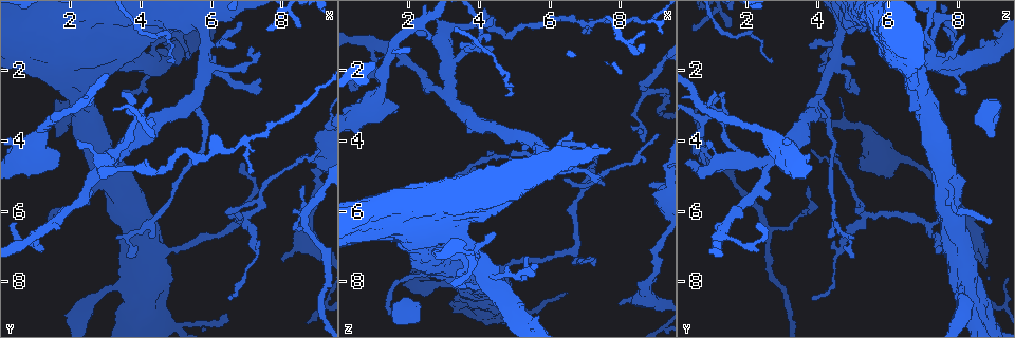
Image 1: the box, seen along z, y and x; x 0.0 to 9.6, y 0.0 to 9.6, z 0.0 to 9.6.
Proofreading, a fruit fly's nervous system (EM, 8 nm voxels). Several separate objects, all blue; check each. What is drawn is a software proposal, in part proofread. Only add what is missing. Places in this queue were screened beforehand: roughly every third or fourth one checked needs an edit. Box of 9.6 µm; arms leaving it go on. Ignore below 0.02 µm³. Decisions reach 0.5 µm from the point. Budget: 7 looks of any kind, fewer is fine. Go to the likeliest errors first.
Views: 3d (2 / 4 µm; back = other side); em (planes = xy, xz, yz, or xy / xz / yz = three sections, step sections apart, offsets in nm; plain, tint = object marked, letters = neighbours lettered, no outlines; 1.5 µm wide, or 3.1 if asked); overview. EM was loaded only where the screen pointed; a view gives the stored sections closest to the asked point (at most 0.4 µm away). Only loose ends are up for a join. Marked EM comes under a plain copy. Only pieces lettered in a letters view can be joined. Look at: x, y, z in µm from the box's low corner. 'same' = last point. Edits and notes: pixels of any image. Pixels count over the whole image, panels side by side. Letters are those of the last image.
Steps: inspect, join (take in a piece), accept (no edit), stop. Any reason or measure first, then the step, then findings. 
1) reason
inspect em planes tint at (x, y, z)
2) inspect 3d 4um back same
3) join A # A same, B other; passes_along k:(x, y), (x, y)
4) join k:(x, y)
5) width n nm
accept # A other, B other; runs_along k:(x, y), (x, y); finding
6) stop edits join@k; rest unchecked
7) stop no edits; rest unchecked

stops while still wide
inspect em xz step 4 letters at (1.60, 3.90, 8.90)

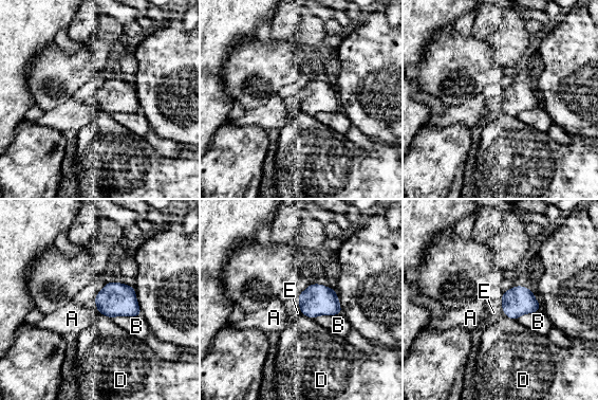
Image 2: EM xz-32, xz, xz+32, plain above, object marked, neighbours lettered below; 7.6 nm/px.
cut it another way
inspect em planes letters same

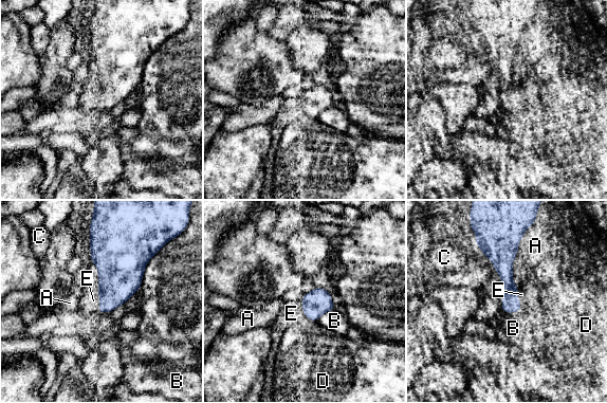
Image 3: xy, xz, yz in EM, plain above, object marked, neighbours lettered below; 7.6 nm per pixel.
join E # A other, B other, C other, D other, E same; the neuron continues

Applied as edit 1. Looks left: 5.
free end
inspect em planes tint at (8.55, 5.30, 3.75)

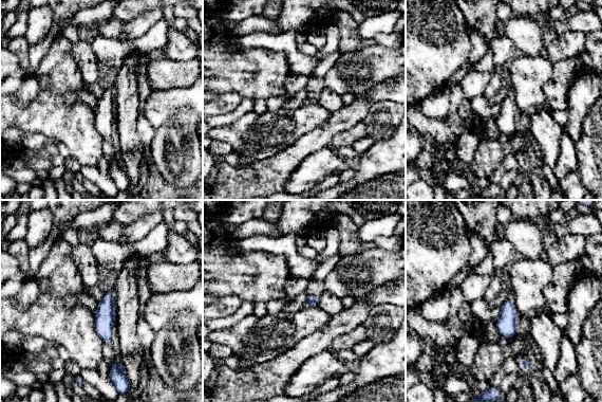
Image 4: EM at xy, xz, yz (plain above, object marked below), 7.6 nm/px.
what lies round it
inspect em planes letters same

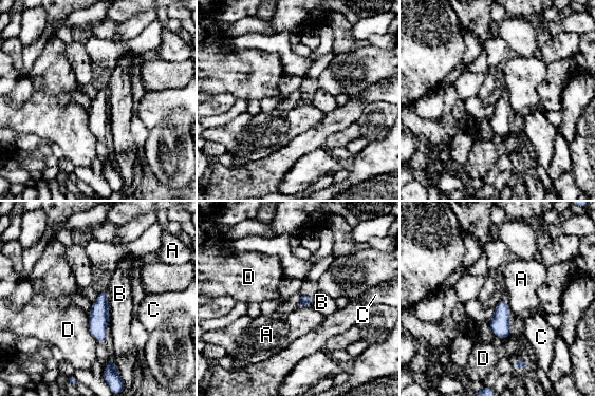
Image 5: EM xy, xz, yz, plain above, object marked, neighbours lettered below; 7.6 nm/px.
longest_contact D 240 nm
accept # A other, B other, C other, D other; border 5:(505, 299), (512, 316); no lettered piece goes on from it

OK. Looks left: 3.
free end
inspect em xz step 8 letters at (8.05, 7.40, 8.60)

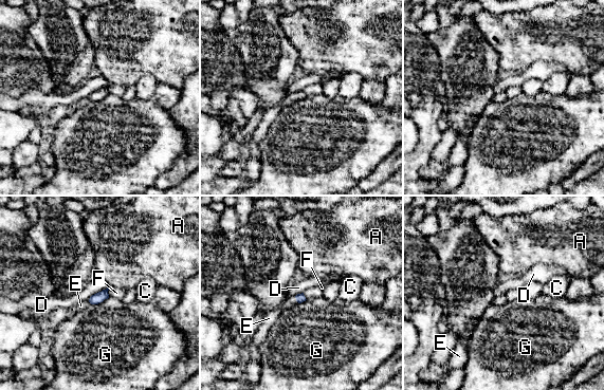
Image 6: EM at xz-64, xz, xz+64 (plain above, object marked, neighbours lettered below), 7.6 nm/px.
cut it another way
inspect em planes letters same

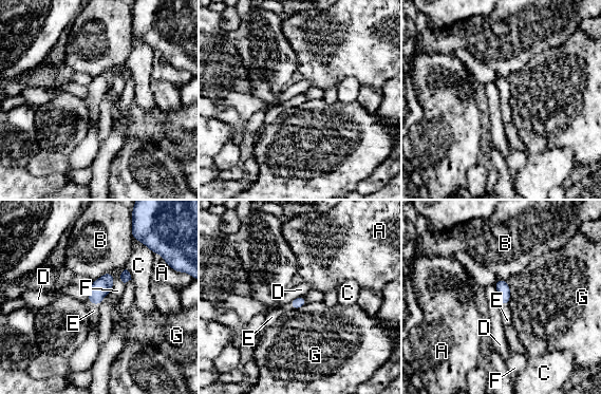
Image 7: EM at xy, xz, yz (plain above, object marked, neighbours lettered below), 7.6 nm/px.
join E # A other, B other, C other, D other, E same, F other, G other; passes_along 7:(99, 288), (93, 303), (93, 311); it goes on there

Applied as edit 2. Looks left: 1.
stop edits join@3, join@7; rest unchecked

